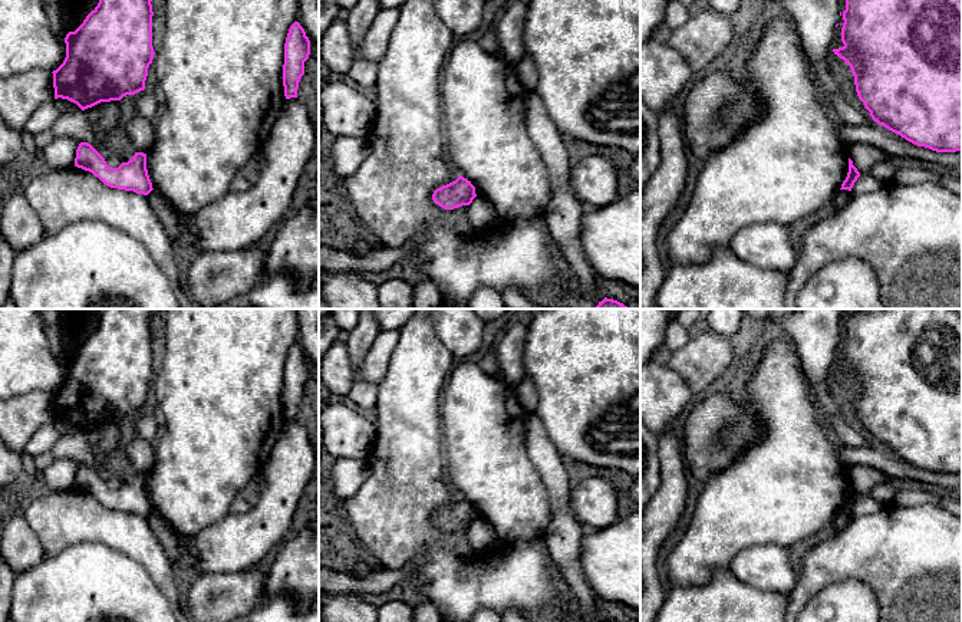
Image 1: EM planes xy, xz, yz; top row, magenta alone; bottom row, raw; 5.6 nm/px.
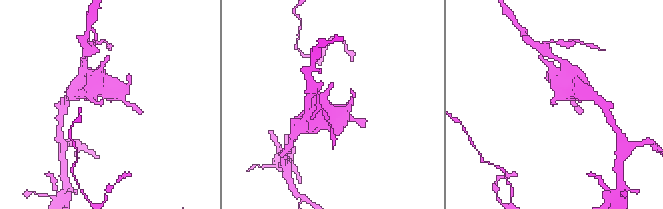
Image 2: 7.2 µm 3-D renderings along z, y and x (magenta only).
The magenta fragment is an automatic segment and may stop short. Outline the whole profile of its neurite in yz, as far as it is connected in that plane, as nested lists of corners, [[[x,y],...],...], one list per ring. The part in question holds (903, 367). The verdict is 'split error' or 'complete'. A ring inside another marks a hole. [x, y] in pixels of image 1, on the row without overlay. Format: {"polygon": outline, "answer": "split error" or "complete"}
{"polygon": [[[849,309],[843,369],[834,376],[850,388],[859,421],[879,447],[936,474],[962,473],[962,313],[959,309]]], "answer": "complete"}

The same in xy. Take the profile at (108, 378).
{"polygon": [[[103,309],[98,328],[65,359],[66,379],[53,392],[55,421],[76,425],[82,432],[101,424],[121,422],[145,411],[152,369],[154,309]]], "answer": "complete"}

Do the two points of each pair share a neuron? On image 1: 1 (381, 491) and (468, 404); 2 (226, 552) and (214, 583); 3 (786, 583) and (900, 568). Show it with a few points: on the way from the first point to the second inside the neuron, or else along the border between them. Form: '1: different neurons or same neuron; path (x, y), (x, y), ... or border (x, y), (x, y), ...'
1: different neurons; border (440, 397), (441, 443), (447, 463)
2: different neurons; border (251, 566), (243, 571), (204, 572), (201, 575)
3: different neurons; border (797, 559), (797, 583), (787, 593)

